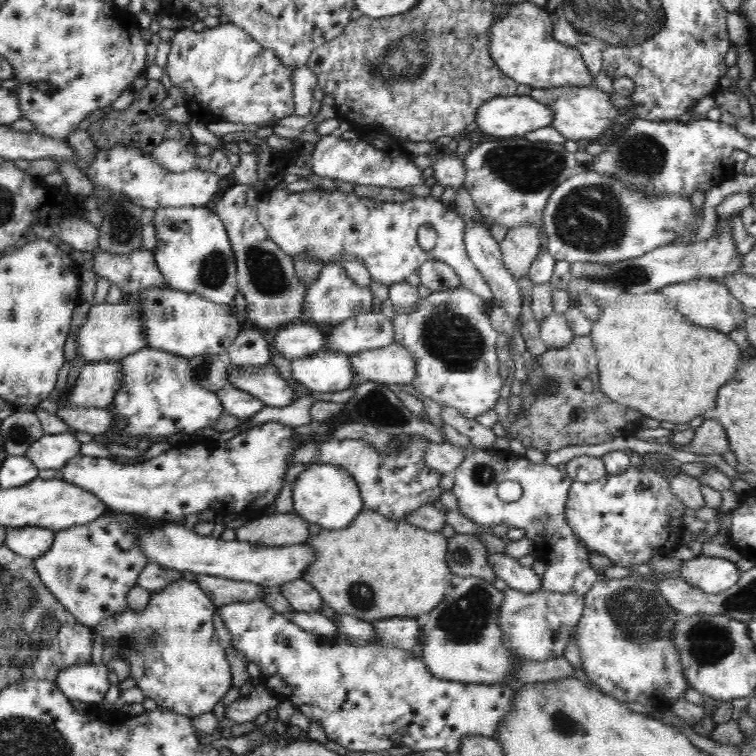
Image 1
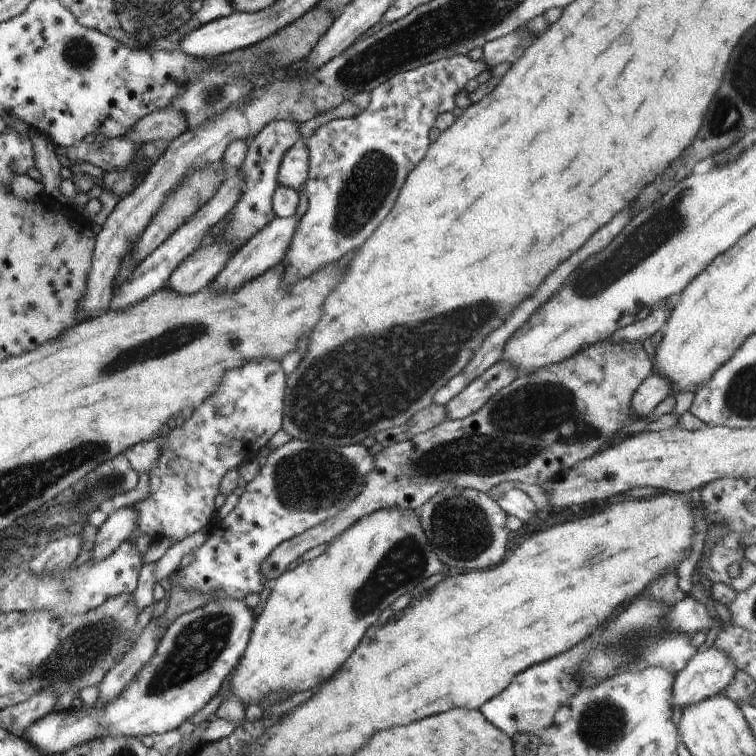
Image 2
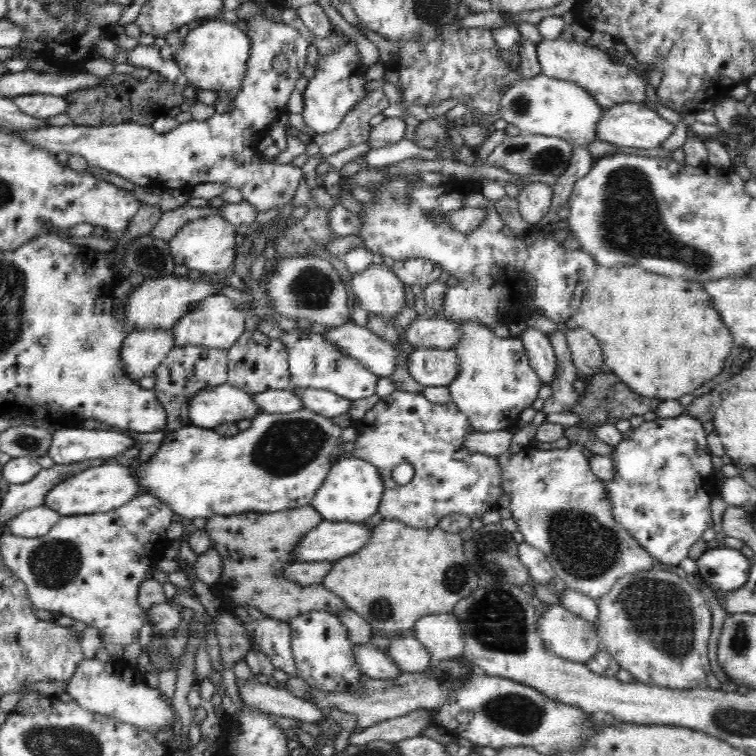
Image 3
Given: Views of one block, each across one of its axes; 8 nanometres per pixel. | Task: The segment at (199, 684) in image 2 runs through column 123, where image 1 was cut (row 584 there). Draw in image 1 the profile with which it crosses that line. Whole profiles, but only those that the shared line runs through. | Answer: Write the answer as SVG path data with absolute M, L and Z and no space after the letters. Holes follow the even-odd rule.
M701 554L683 561L677 572L684 581L707 594L718 594L734 586L738 582L740 573L735 562Z

